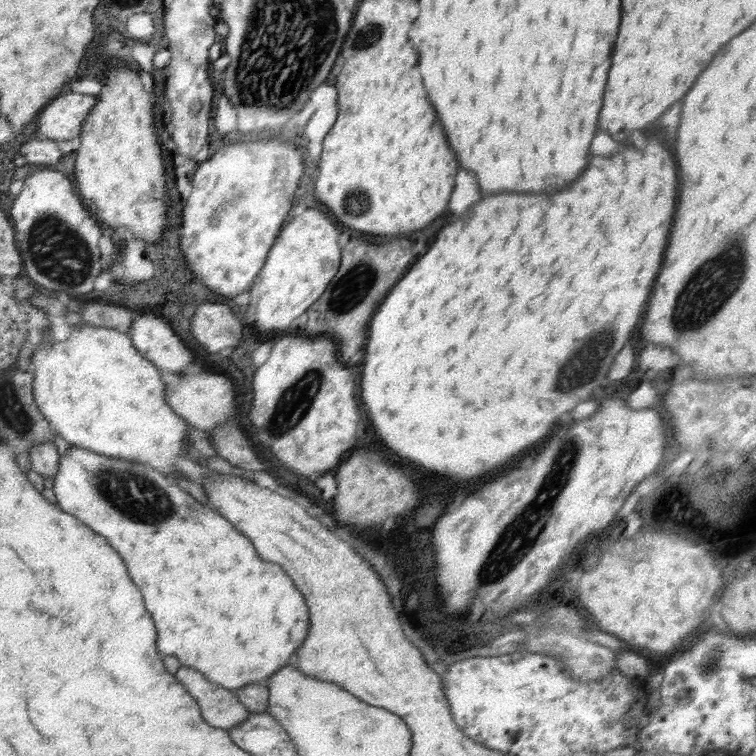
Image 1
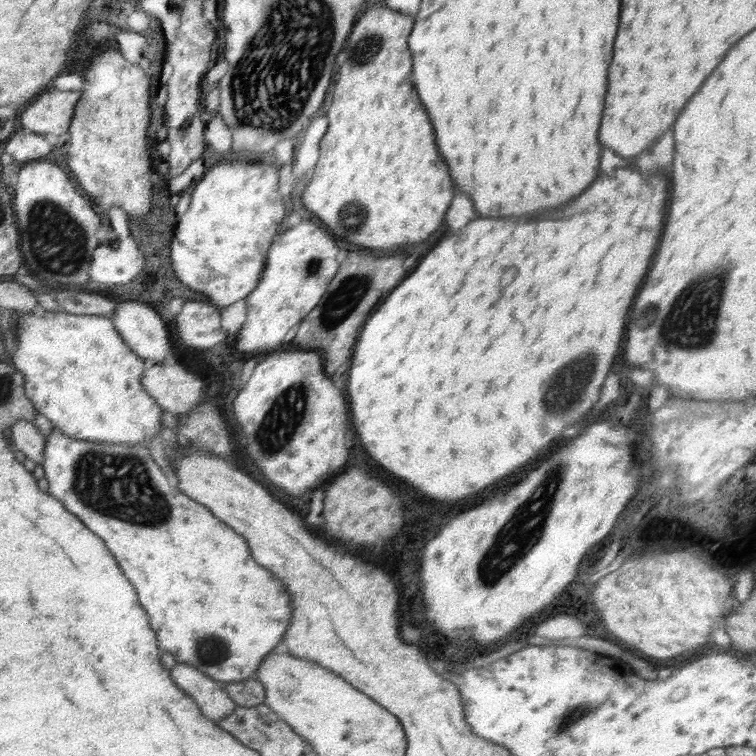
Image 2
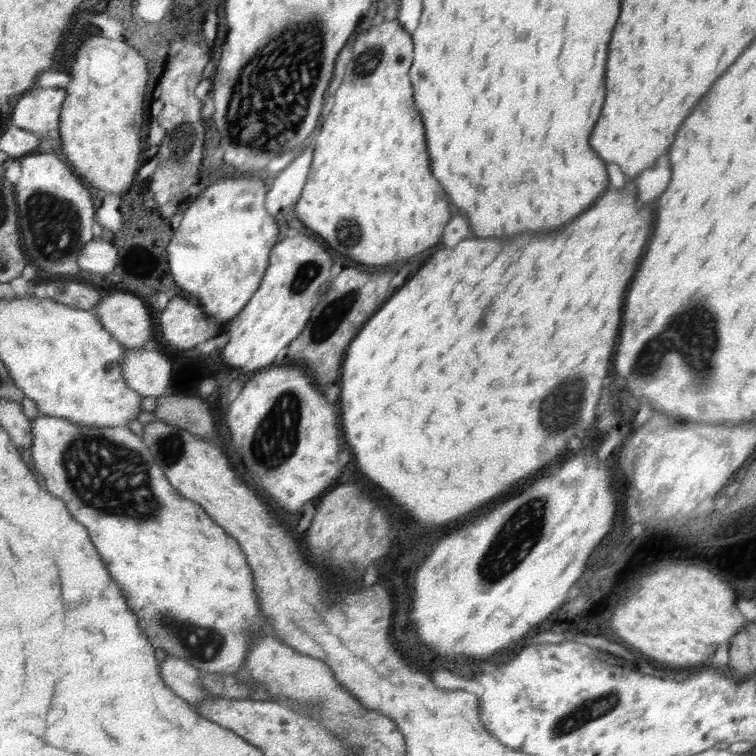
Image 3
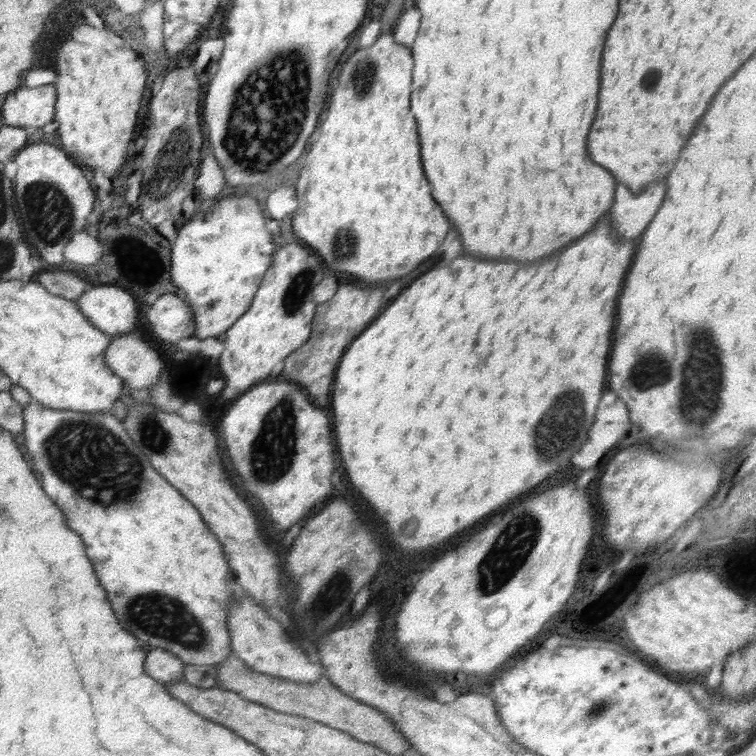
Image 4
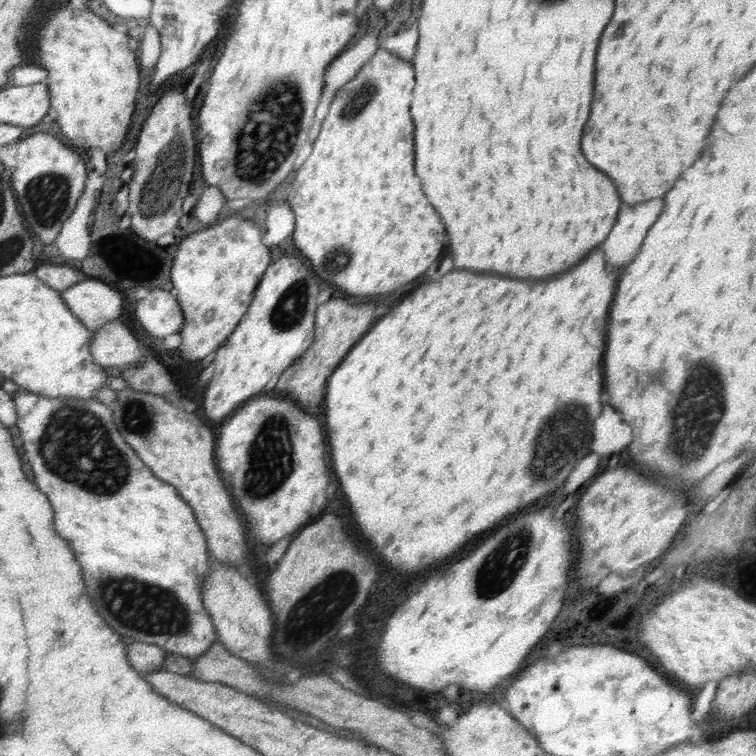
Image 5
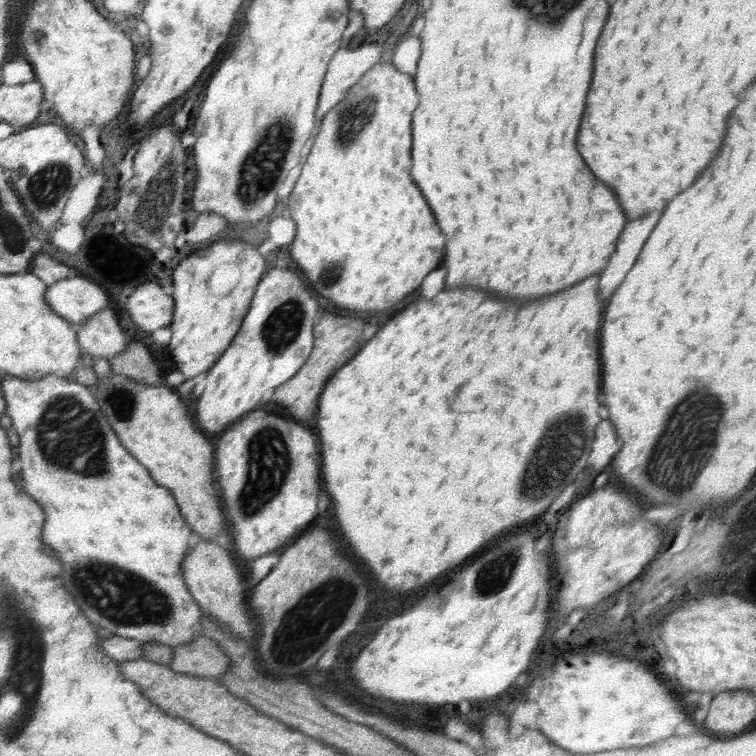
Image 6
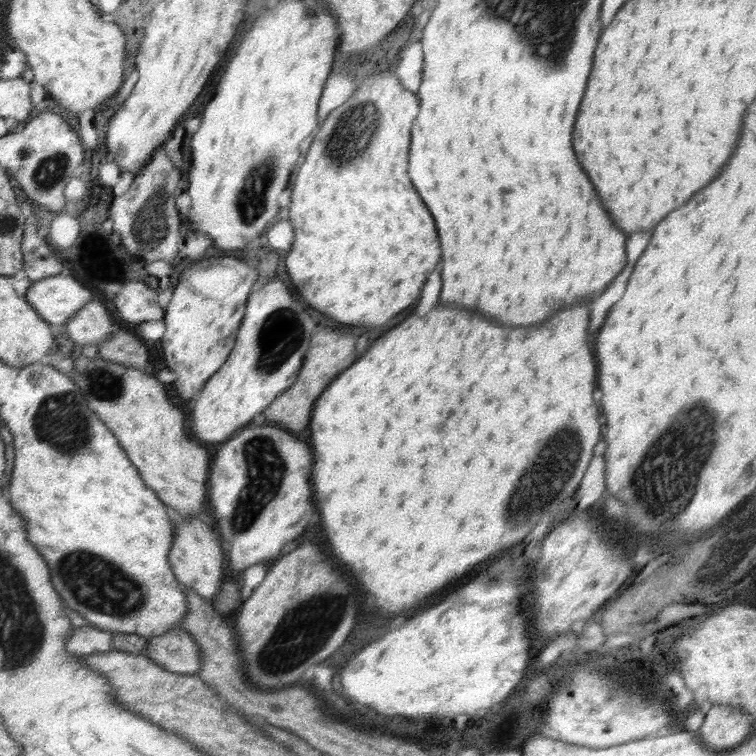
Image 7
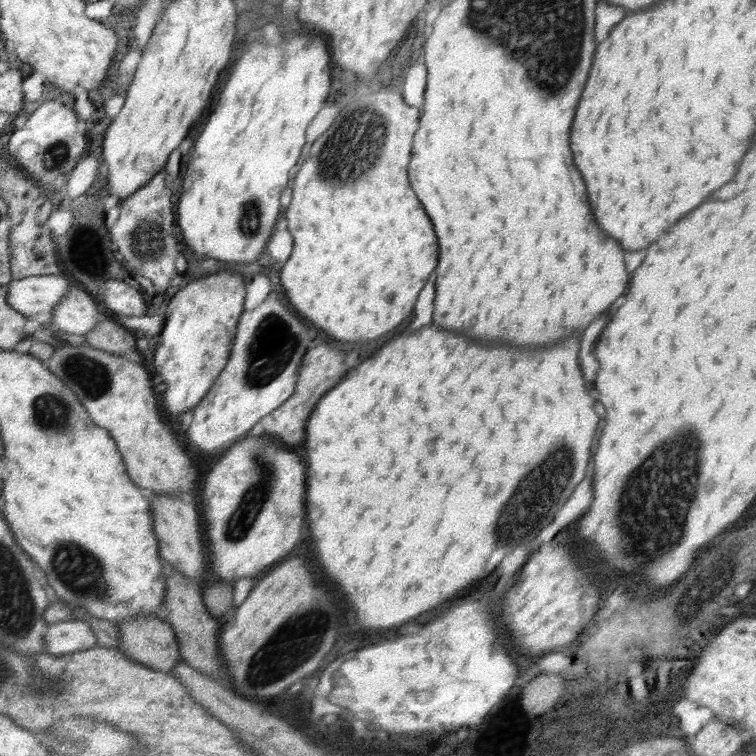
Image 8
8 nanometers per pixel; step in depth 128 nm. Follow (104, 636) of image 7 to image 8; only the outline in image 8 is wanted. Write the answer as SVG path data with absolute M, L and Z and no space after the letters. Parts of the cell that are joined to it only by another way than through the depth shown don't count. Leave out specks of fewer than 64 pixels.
M80 619L48 624L48 630L44 632L44 649L51 655L72 654L96 644L90 623Z

